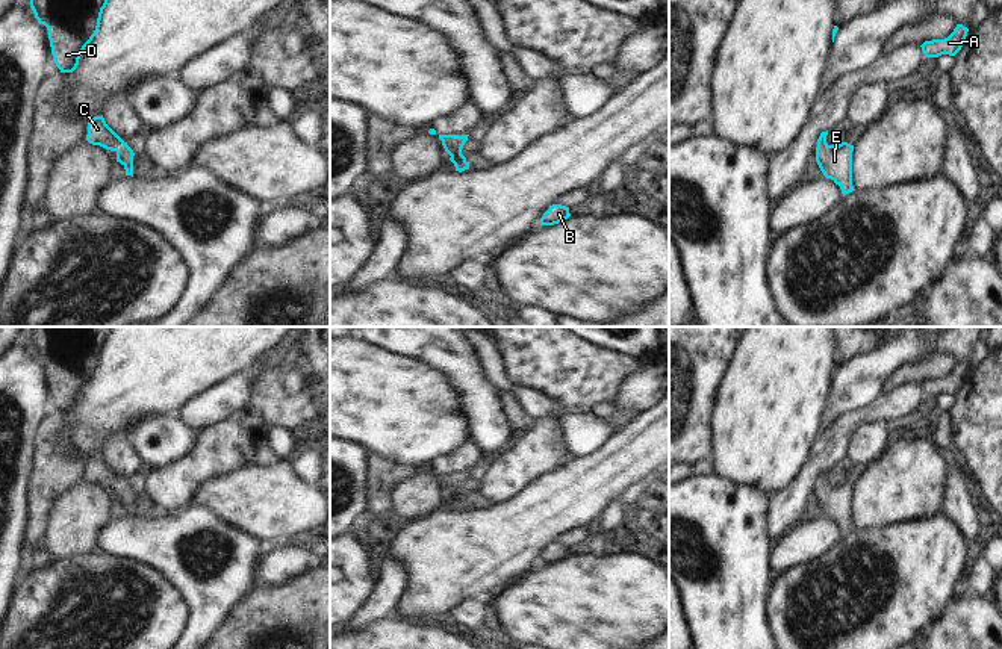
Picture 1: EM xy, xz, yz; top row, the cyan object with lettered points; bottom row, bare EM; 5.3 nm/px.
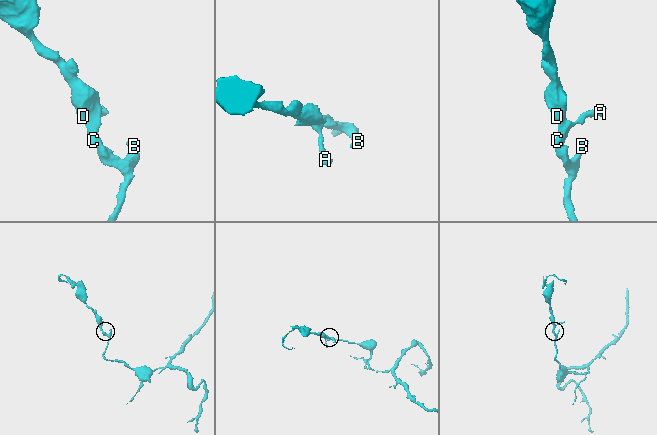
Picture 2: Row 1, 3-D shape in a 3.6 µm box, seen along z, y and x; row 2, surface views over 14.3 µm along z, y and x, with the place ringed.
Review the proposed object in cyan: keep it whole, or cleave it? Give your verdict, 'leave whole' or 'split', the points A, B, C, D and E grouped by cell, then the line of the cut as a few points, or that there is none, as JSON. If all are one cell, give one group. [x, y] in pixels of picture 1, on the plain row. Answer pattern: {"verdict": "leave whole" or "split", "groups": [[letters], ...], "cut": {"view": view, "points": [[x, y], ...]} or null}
{"verdict": "leave whole", "groups": [["A", "B", "C", "D", "E"]], "cut": null}

